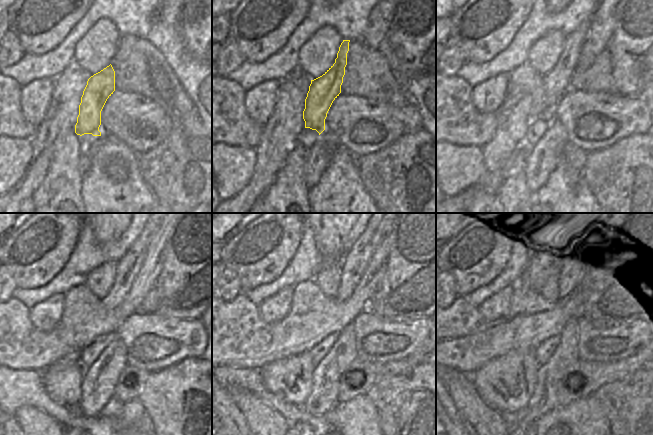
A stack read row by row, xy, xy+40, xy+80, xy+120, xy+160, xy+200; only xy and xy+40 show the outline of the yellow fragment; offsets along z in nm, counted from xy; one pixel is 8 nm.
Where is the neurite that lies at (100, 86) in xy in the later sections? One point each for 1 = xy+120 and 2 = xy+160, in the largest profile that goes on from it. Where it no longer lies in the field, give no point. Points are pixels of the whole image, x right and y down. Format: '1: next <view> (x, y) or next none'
1: next xy+120 (127, 268)
2: next xy+160 (356, 258)

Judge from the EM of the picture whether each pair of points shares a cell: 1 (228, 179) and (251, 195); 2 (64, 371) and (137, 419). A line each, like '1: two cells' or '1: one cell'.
1: two cells
2: two cells

